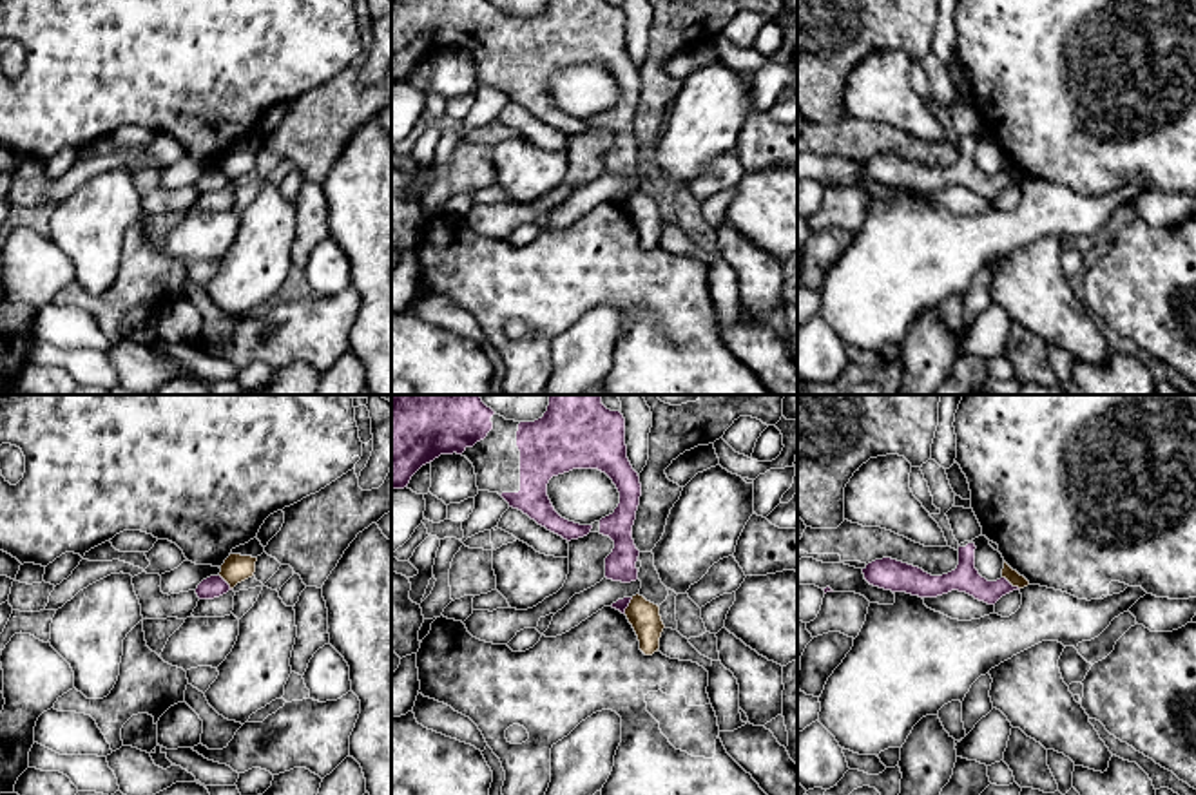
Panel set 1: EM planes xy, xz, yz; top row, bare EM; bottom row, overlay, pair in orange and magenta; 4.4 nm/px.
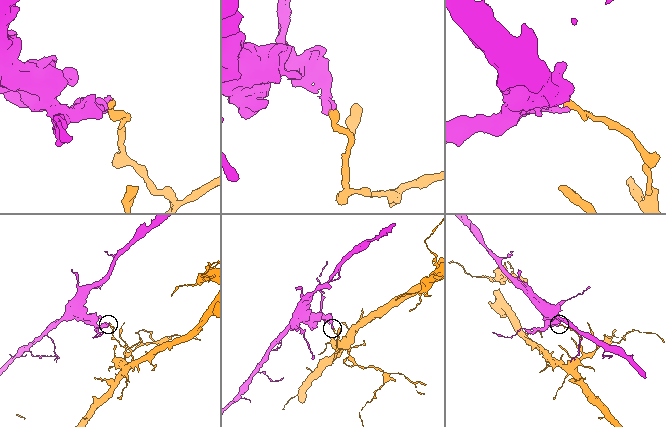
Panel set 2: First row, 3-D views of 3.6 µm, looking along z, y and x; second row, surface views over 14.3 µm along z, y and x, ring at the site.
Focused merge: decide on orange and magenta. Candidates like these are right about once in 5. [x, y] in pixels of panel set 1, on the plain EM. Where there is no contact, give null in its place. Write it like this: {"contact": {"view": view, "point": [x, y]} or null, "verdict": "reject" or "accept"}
{"contact": {"view": "yz", "point": [1012, 178]}, "verdict": "reject"}

